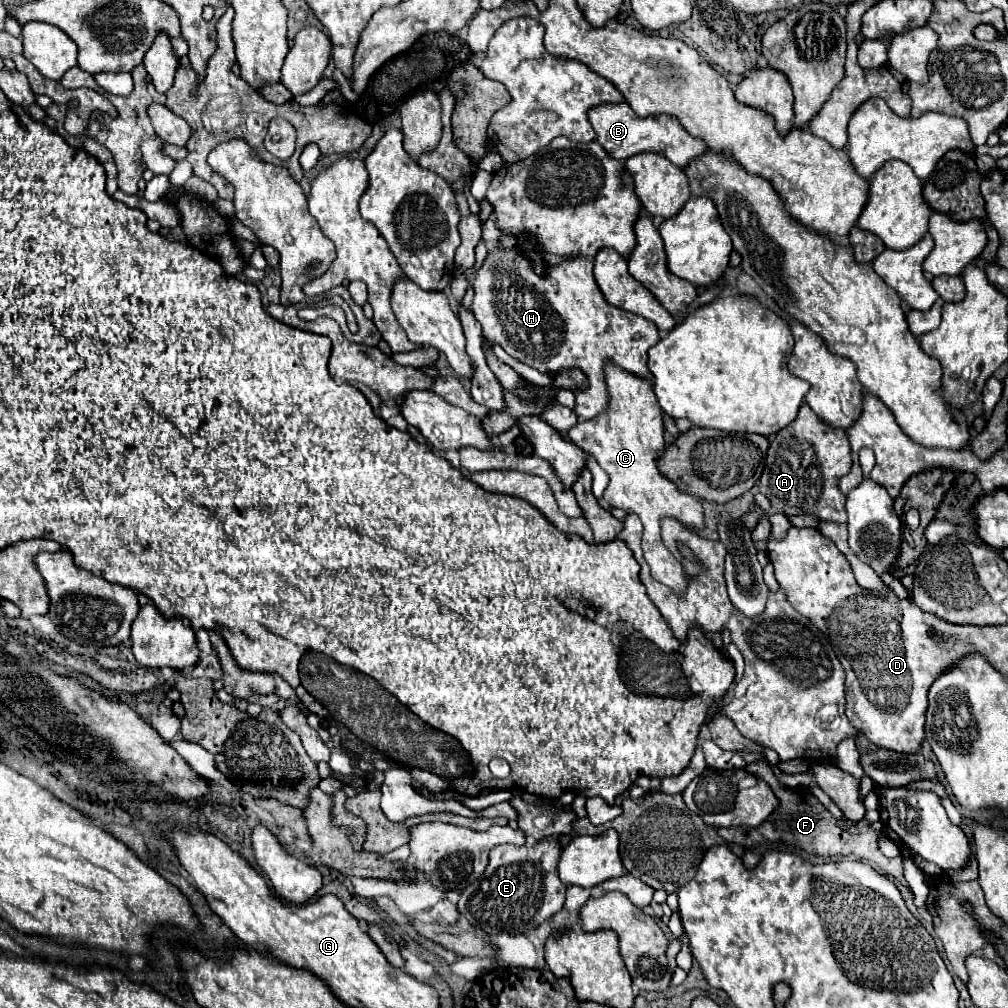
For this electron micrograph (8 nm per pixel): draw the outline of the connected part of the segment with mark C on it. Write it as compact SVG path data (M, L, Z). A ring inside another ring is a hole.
M607 364L605 380L611 396L607 412L595 416L593 420L581 420L569 430L569 438L575 446L593 454L599 466L607 472L609 486L603 498L611 506L637 514L641 518L645 528L643 552L647 564L651 566L651 576L669 586L675 594L685 594L689 586L689 576L685 574L681 562L675 560L675 556L661 540L661 518L675 518L689 530L703 530L705 518L701 500L677 490L677 486L671 484L657 468L657 460L665 450L665 428L661 422L661 408L651 390L651 382L637 378L635 374L615 364Z

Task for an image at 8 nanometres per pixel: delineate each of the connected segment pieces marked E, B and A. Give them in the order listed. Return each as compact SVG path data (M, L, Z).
M545 838L533 846L503 844L491 850L487 870L459 898L459 912L487 934L527 934L563 908L567 886L557 876L561 846Z
M627 102L623 104L601 104L589 110L589 120L593 124L593 130L597 134L597 142L613 156L615 160L627 160L641 152L657 152L663 154L669 162L673 162L679 168L685 168L693 158L707 152L707 146L703 140L697 140L685 132L681 122L673 116L647 116L639 118Z
M803 404L797 418L771 440L765 472L759 480L759 492L785 516L811 514L823 522L847 522L845 494L839 490L839 480L849 468L851 448L845 432L827 426L807 404Z

